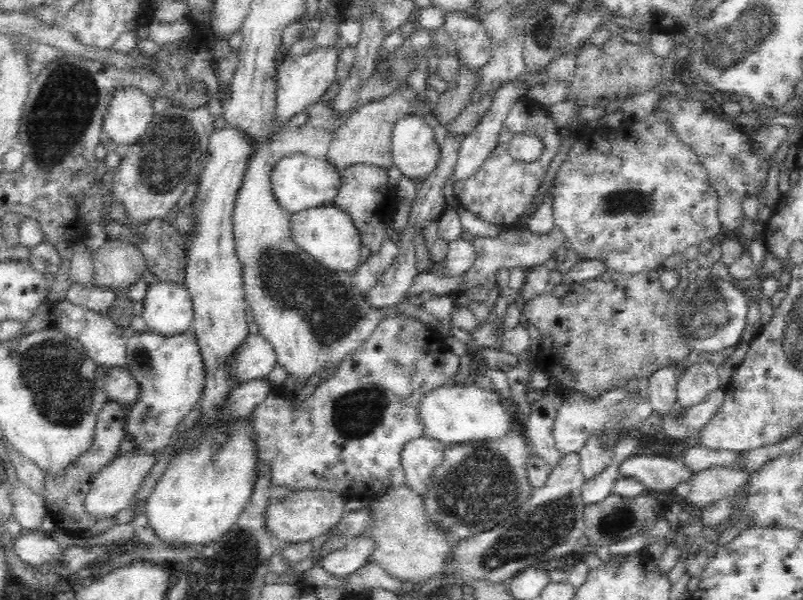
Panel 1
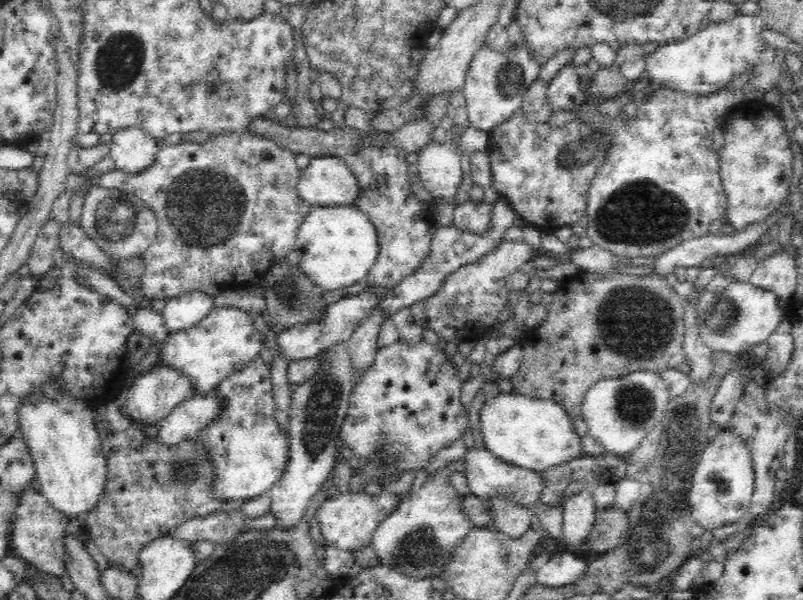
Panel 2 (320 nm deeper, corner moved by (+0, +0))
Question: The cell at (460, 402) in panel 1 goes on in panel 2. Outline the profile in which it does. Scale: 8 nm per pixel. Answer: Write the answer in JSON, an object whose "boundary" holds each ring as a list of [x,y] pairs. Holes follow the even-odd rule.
{"boundary":[[[512,392],[483,397],[482,401],[478,410],[478,436],[483,448],[501,461],[539,474],[546,466],[582,456],[570,416],[560,405]]]}

